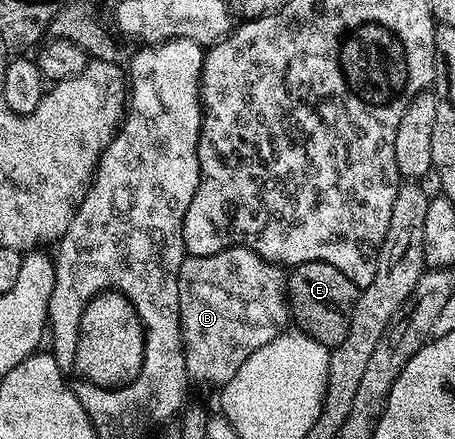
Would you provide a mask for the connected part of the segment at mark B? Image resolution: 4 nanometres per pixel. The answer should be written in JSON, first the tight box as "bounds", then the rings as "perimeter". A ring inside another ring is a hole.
{"bounds":[179,248,289,385],"perimeter":[[[226,248],[212,256],[188,255],[179,271],[179,329],[183,332],[183,357],[192,385],[228,384],[251,352],[261,350],[284,331],[289,320],[285,303],[285,272],[248,248]]]}

